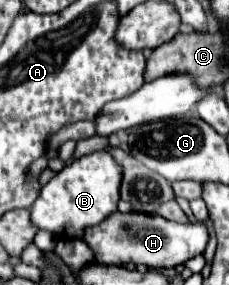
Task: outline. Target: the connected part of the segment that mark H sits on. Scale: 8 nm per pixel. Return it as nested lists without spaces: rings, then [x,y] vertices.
[[[114,211],[112,217],[106,217],[106,221],[102,221],[102,225],[96,225],[96,227],[86,229],[86,235],[82,235],[82,241],[88,243],[88,247],[92,249],[94,261],[104,263],[104,265],[126,265],[126,263],[132,261],[134,265],[146,265],[150,269],[172,269],[176,265],[186,263],[194,255],[200,255],[206,249],[208,229],[206,229],[204,223],[188,223],[188,225],[182,225],[182,223],[166,221],[164,217],[158,217],[156,213],[154,215],[146,215],[146,213],[130,211],[130,213],[124,215],[120,211]]]

